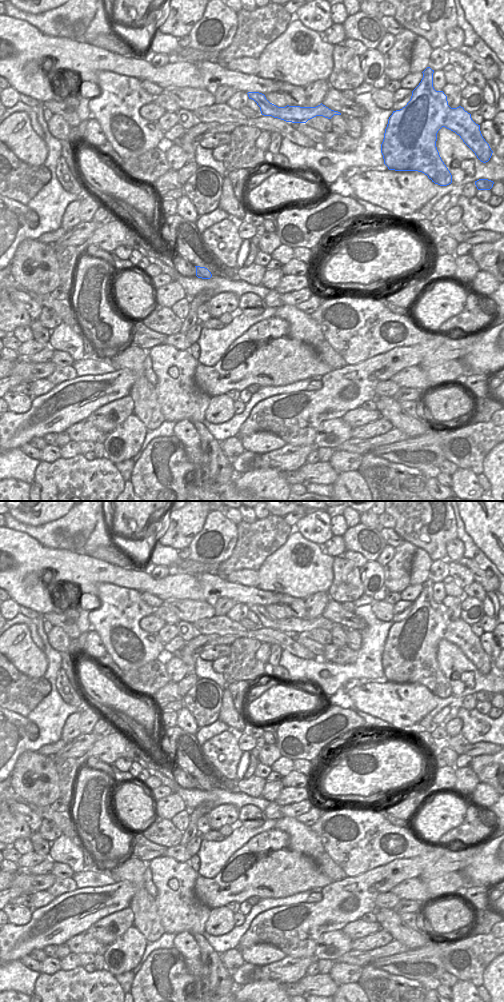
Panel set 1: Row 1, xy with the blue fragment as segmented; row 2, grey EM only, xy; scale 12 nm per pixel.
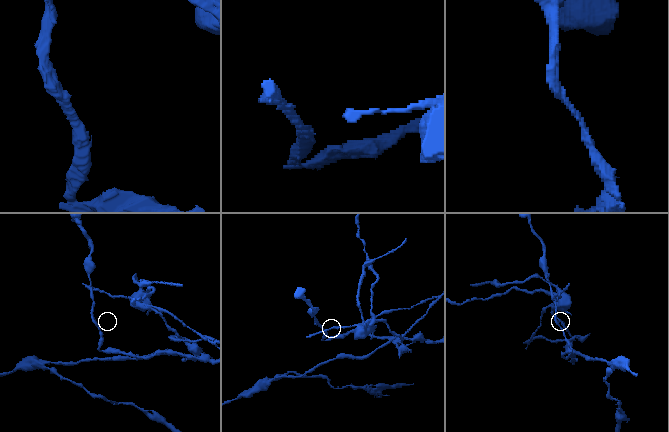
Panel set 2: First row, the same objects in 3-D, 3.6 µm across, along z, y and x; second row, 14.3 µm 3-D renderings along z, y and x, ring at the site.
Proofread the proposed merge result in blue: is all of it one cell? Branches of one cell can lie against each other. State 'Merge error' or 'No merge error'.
Merge error.

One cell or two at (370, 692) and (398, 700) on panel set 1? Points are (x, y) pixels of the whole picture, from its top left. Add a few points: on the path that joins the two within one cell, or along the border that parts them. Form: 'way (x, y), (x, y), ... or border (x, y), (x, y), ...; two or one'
way (377, 699), (391, 700); one

